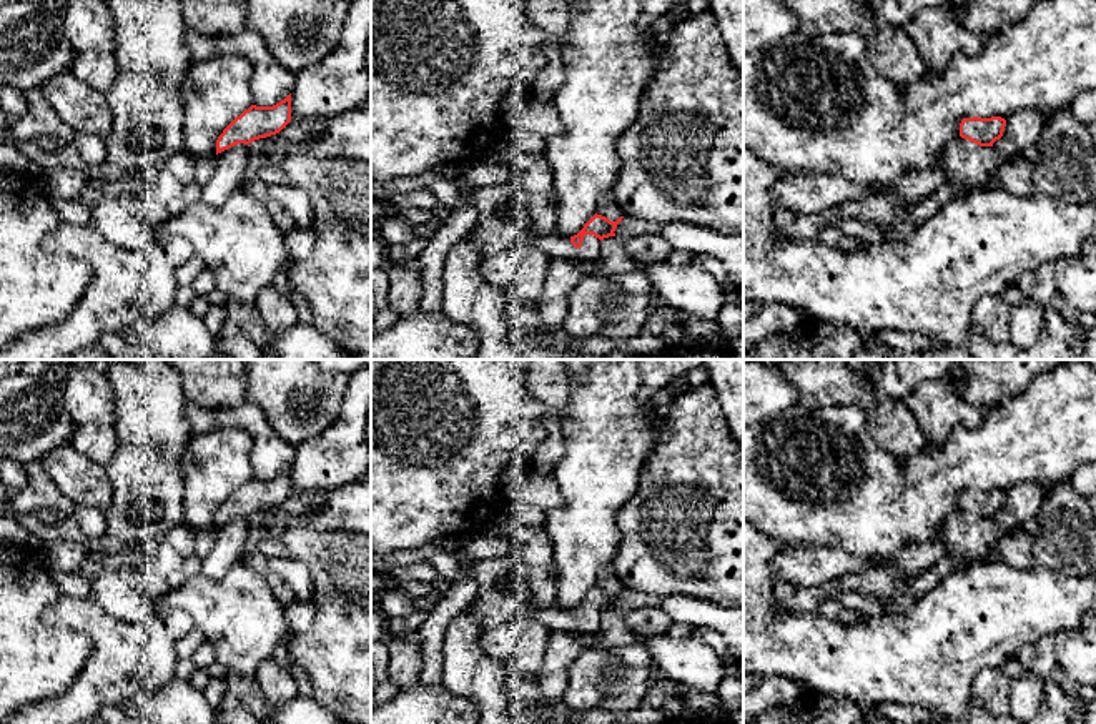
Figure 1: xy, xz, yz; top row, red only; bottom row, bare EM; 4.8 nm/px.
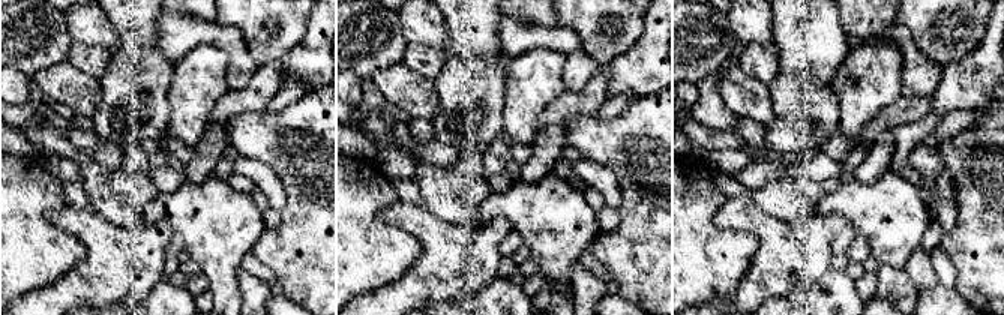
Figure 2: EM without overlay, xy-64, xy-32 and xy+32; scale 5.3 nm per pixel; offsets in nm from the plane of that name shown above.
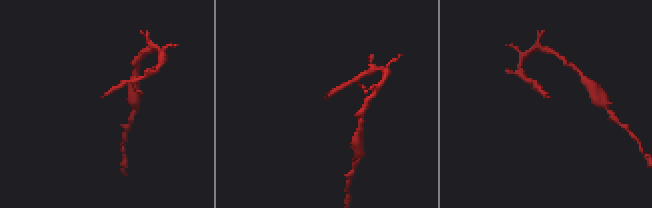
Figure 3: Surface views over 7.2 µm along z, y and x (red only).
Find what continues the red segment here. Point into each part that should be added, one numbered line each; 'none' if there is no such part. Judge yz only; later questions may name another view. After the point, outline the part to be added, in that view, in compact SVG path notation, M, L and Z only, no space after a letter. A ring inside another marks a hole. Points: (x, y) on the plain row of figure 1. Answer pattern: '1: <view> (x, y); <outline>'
none

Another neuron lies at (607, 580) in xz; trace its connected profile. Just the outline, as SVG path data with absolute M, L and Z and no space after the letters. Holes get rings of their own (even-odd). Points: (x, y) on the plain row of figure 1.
M607 564L599 571L597 588L602 588L609 591L610 594L617 594L620 589L624 589L624 584L617 578L612 564Z

